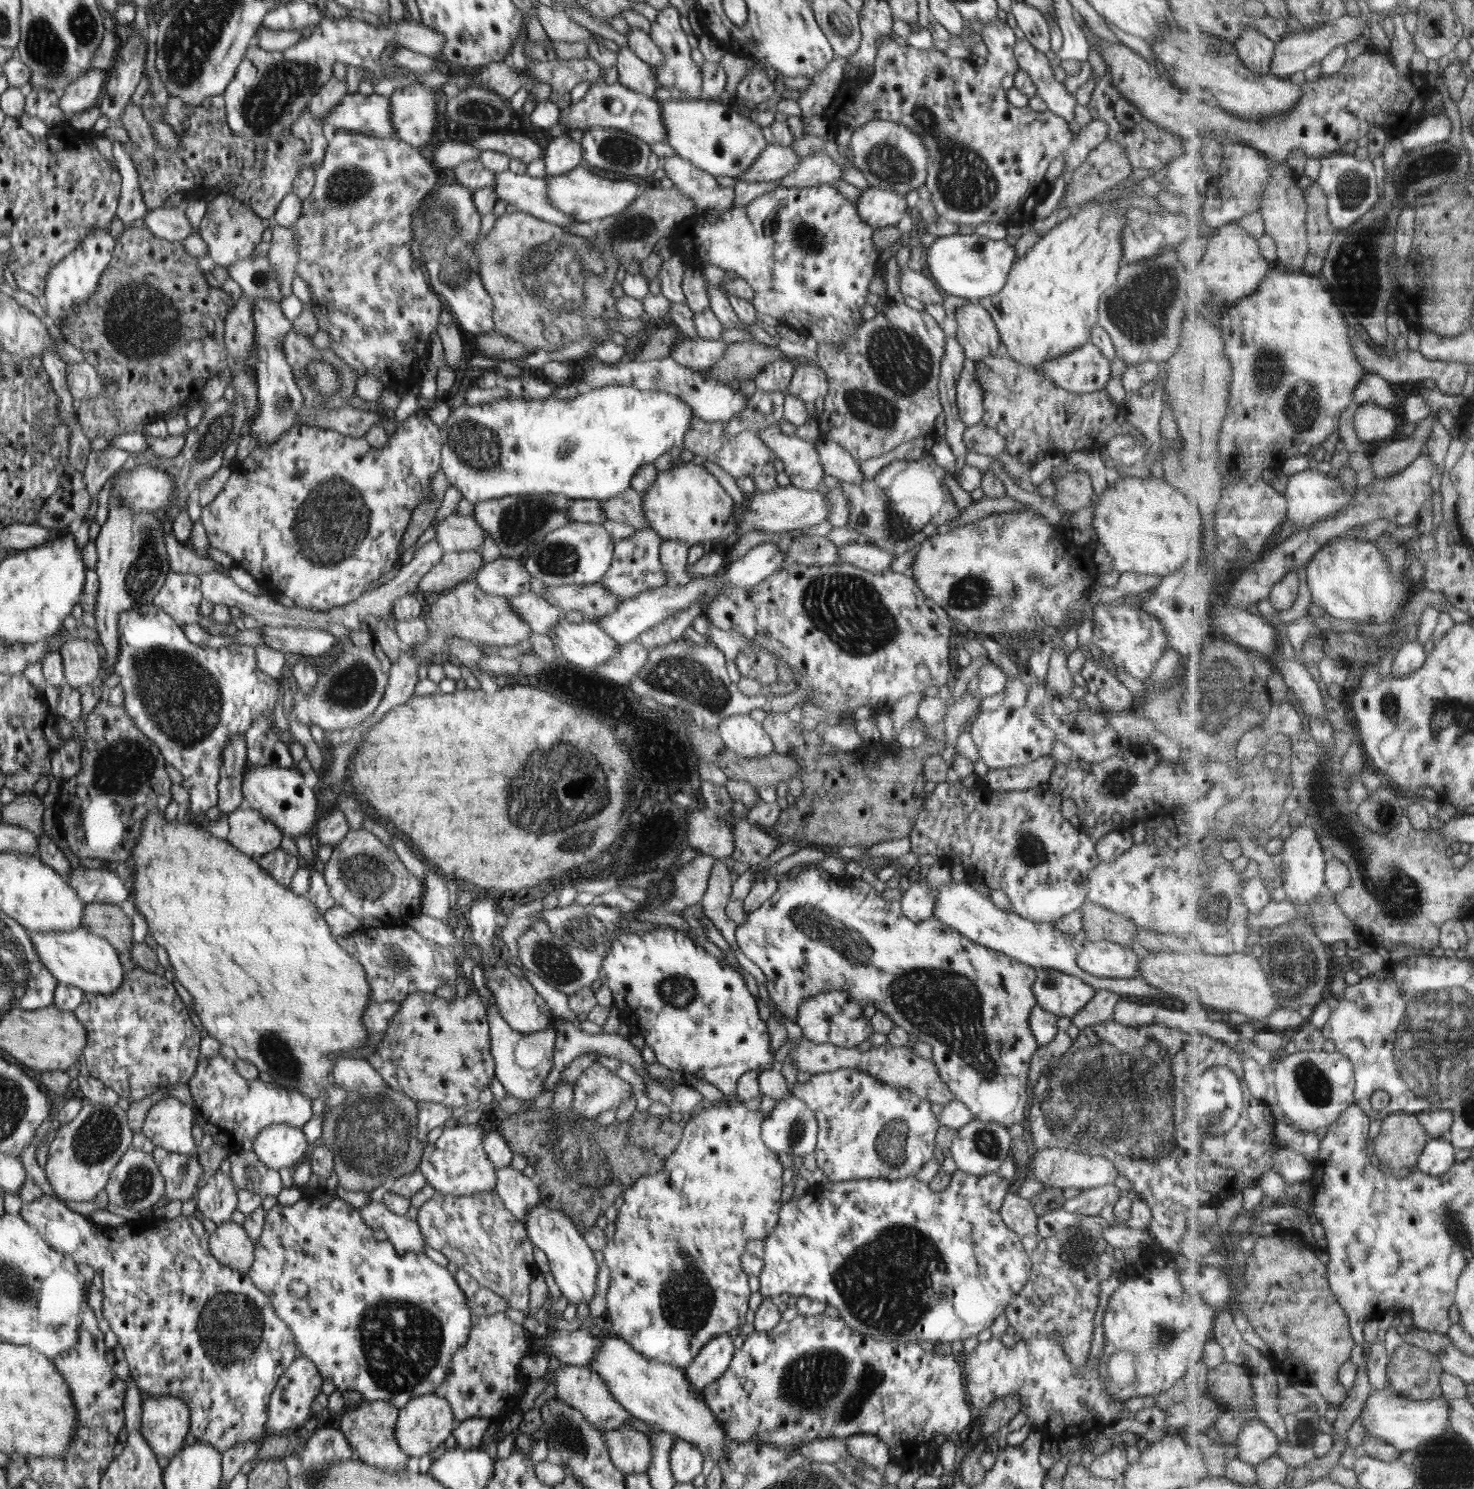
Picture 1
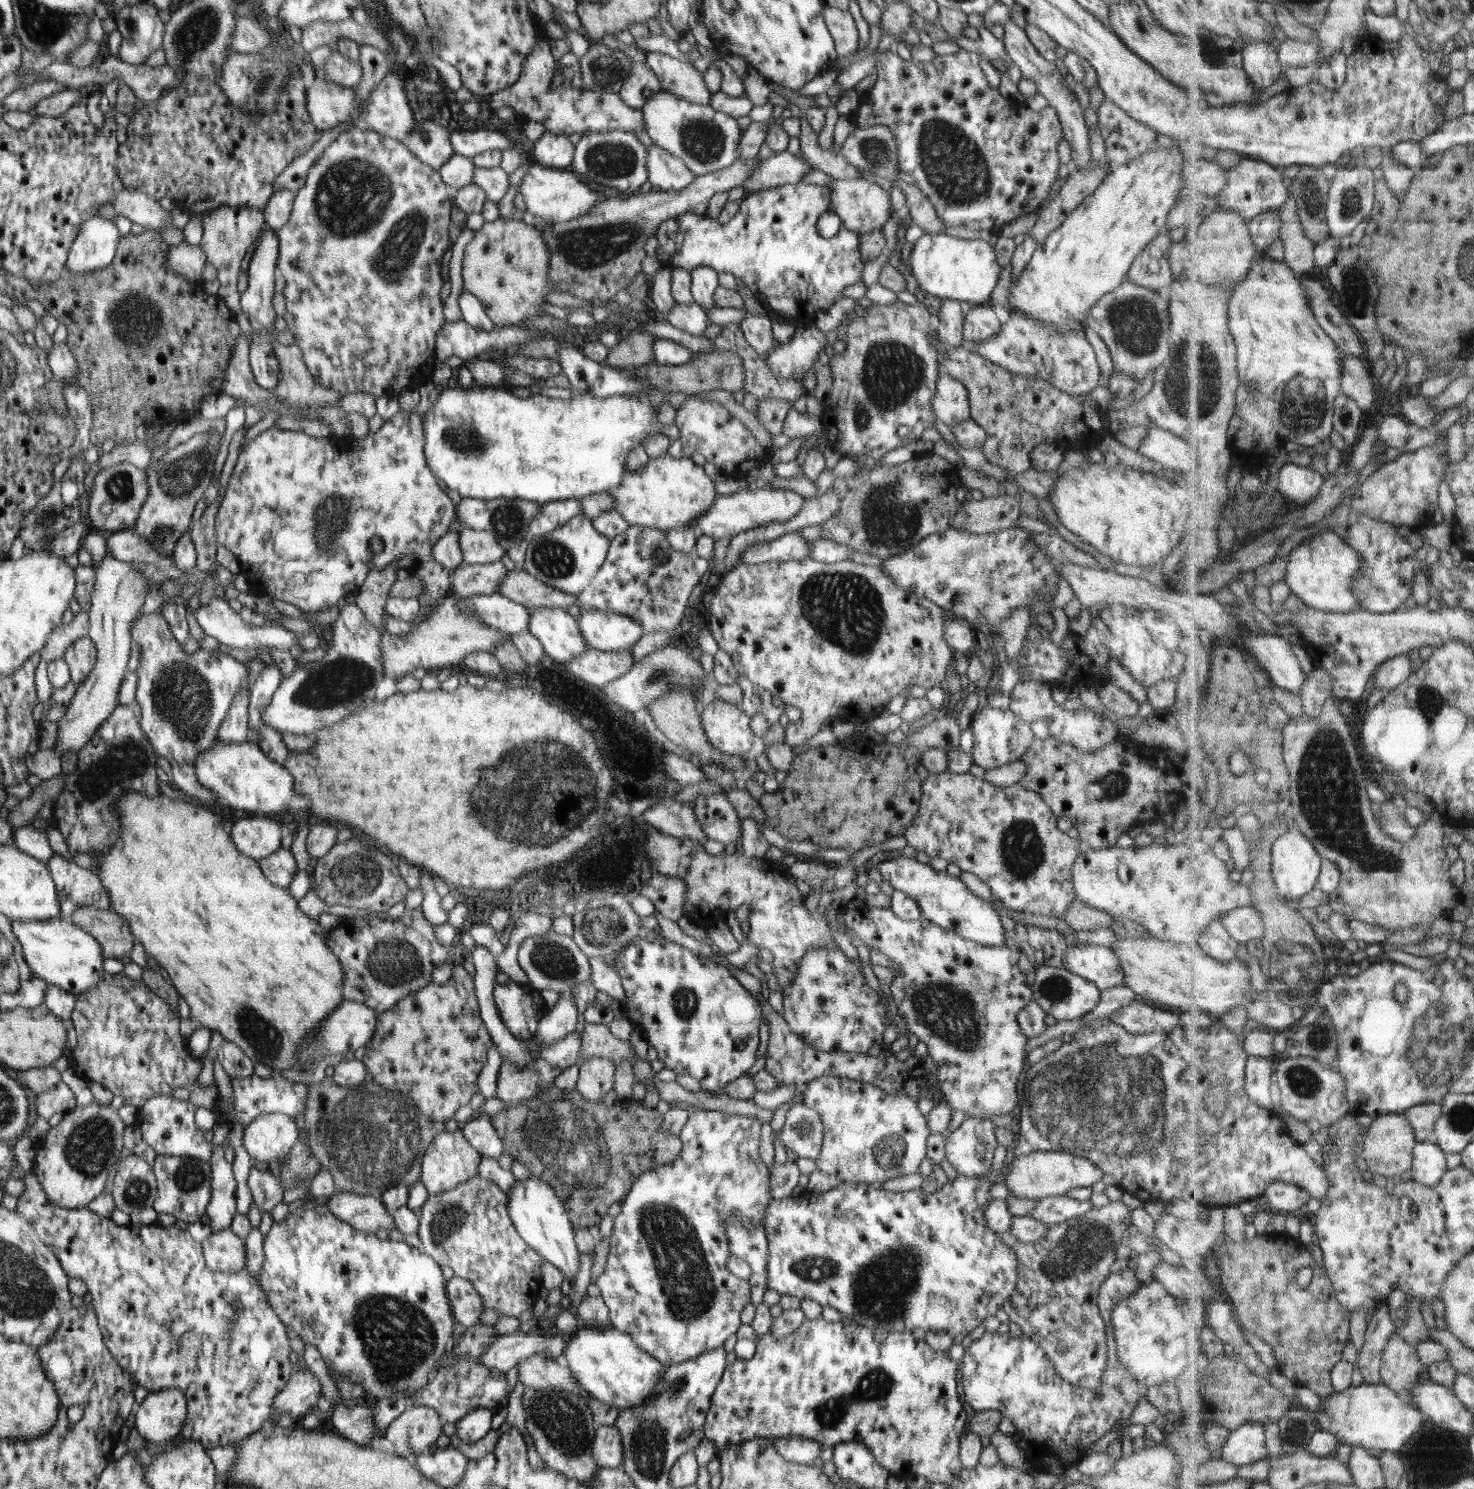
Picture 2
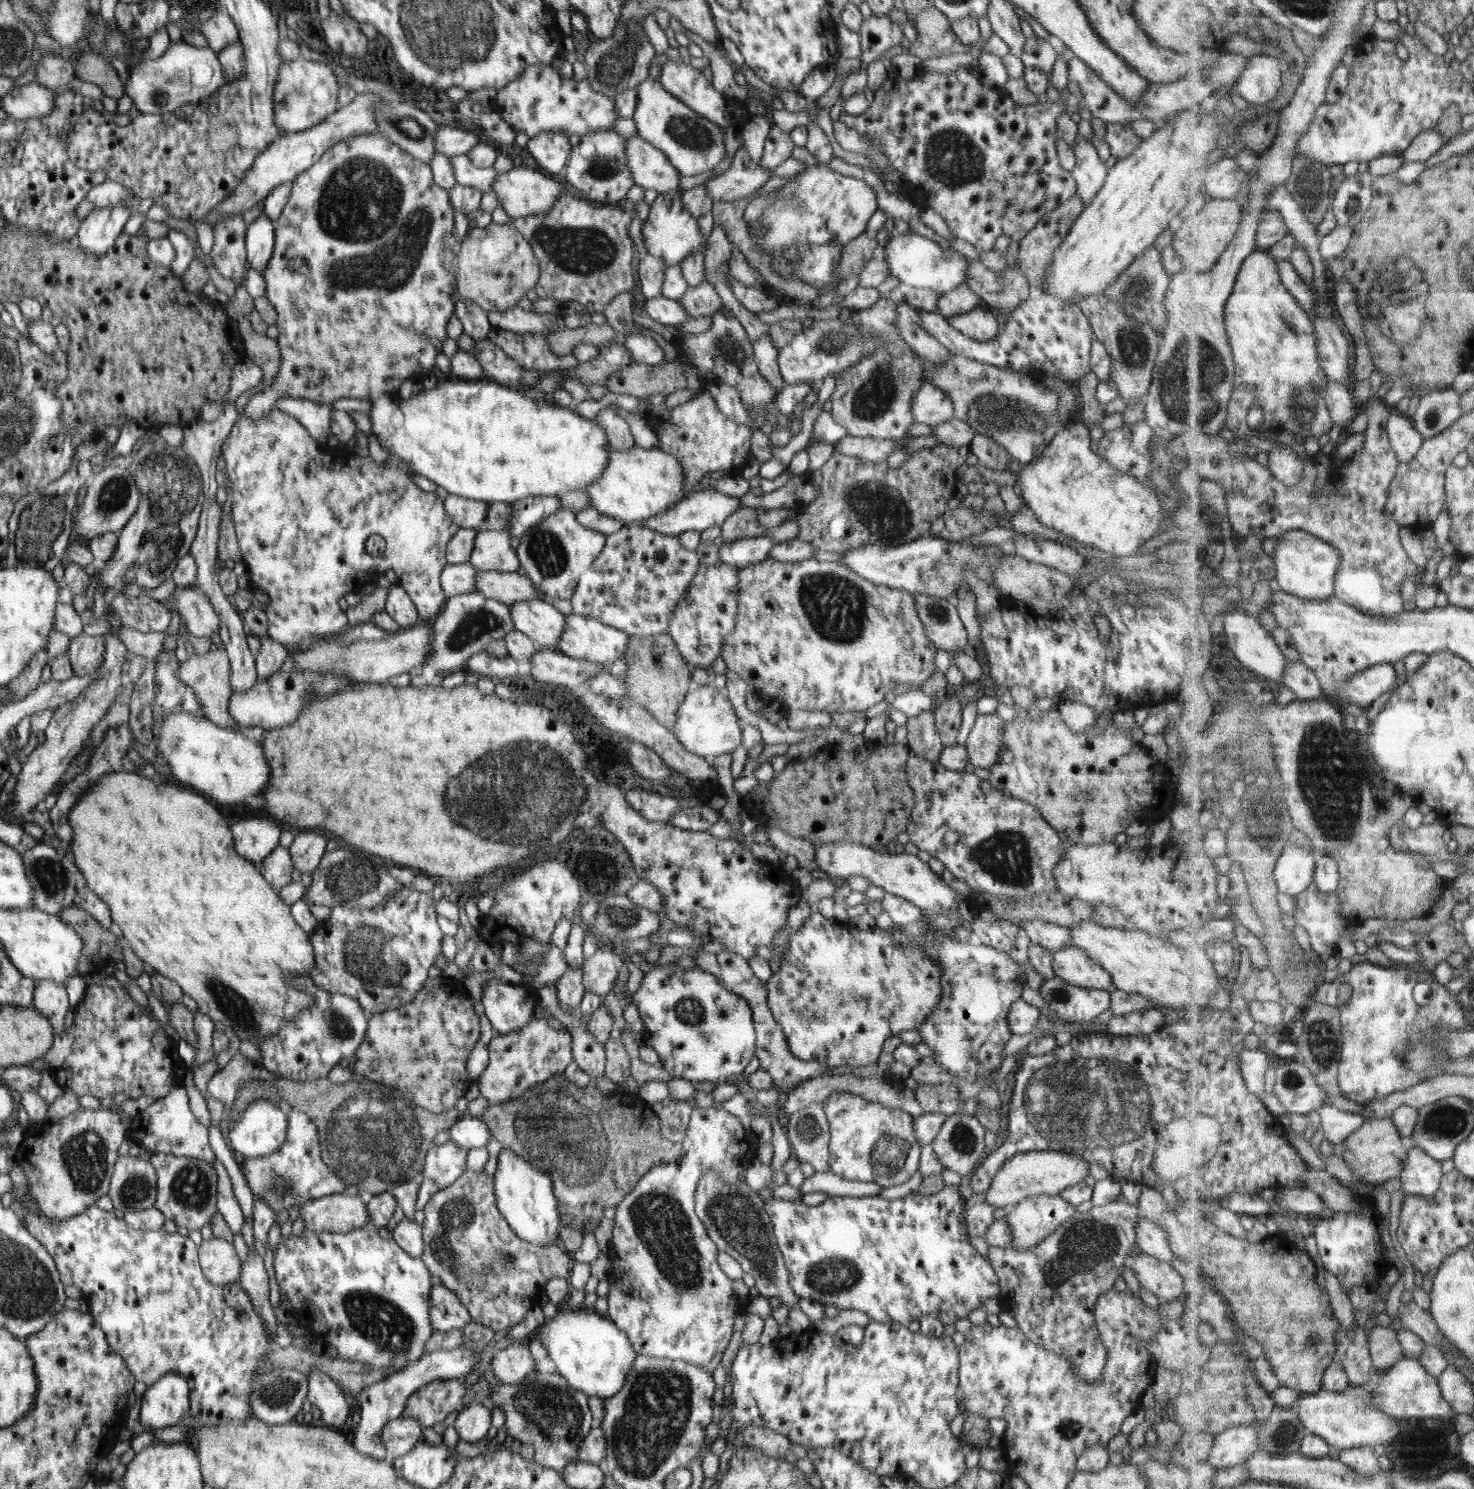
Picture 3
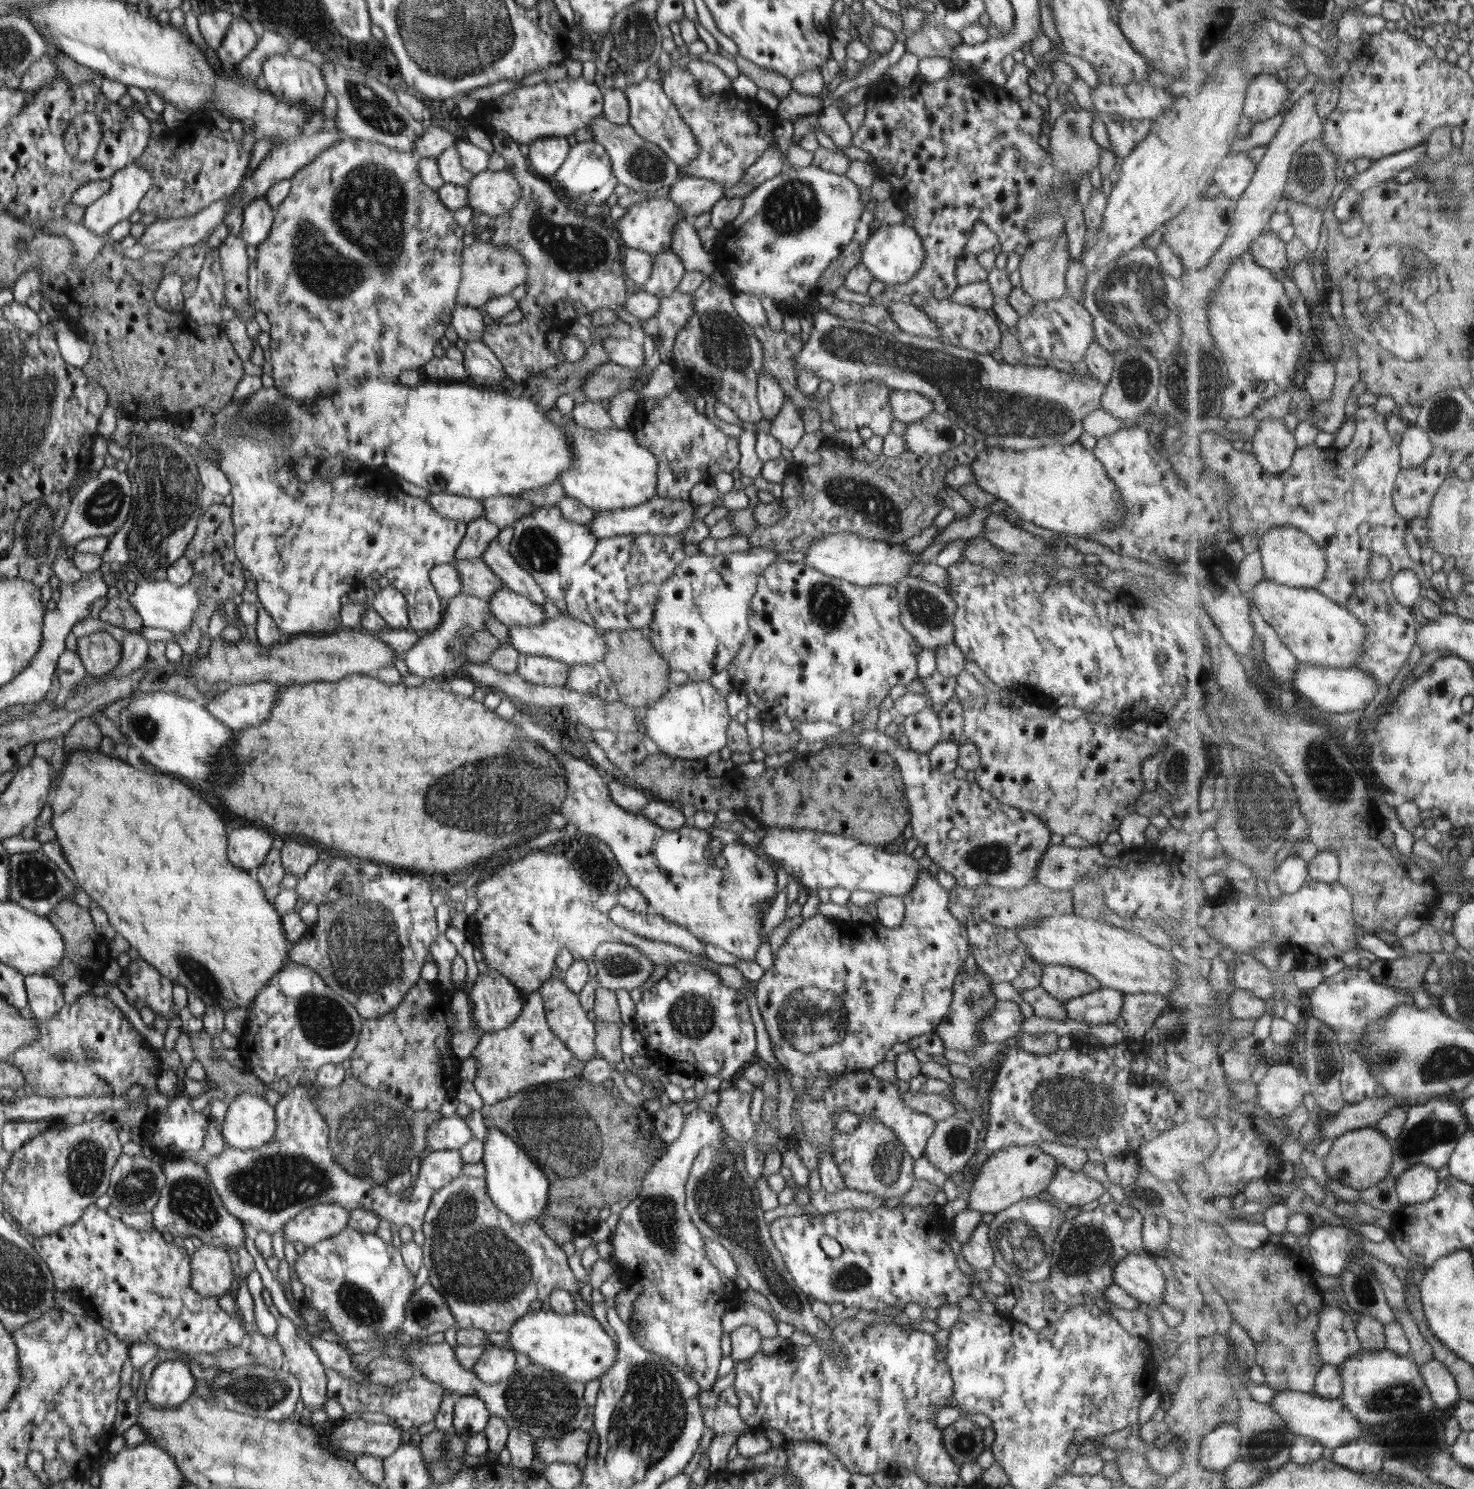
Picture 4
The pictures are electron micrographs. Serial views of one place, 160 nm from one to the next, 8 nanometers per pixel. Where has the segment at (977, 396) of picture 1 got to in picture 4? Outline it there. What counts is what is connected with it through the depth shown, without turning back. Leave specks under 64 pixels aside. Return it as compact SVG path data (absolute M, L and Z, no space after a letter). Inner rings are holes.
M894 390L890 404L894 418L908 424L918 422L935 411L933 402L928 397L914 391Z

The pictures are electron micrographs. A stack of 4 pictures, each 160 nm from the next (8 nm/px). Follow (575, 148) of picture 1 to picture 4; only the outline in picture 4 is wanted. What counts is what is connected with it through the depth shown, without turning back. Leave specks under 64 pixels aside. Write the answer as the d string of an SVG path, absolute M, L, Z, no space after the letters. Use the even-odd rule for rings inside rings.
M538 137L529 144L528 157L540 177L551 178L566 161L570 144L567 137Z

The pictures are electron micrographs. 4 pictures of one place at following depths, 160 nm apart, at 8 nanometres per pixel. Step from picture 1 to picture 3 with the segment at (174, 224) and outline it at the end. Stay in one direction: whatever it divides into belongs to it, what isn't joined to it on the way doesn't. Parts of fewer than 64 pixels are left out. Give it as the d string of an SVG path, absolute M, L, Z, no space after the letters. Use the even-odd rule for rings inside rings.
M109 179L92 187L86 196L86 200L99 208L126 205L132 209L133 215L137 213L136 206L139 202L132 190L128 190L122 184Z

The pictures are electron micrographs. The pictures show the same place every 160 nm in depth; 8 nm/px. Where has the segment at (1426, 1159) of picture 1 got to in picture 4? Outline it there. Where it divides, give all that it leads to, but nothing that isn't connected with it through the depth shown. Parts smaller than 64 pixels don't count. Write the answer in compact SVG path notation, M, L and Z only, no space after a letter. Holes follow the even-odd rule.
M1426 1163L1416 1164L1406 1170L1397 1182L1398 1200L1402 1207L1436 1198L1443 1185L1438 1171Z

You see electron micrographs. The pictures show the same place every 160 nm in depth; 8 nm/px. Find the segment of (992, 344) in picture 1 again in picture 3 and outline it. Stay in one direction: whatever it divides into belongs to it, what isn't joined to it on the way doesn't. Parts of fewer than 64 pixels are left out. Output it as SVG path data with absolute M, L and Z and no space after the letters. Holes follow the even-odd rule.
M978 308L951 316L948 322L954 329L977 341L990 340L1001 329L996 319L996 311L984 311Z

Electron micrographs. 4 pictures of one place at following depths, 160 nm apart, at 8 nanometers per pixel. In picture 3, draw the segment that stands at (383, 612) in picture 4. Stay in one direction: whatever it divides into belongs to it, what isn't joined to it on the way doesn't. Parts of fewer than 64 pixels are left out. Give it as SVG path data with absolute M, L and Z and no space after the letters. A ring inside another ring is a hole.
M399 584L389 586L385 611L403 630L417 626L420 623L419 614L413 600Z

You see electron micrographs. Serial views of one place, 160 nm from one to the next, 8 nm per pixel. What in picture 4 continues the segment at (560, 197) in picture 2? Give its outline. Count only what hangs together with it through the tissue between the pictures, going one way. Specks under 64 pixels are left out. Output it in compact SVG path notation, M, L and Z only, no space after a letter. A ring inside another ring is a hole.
M507 169L500 172L484 170L474 175L466 190L466 206L491 218L506 215L522 199L522 188Z

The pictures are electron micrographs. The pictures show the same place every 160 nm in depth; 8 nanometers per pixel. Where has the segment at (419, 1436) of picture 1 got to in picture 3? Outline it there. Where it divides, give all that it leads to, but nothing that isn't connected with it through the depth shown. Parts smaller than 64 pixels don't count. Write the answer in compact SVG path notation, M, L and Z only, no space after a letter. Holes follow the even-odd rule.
M400 1416L386 1423L381 1439L387 1458L398 1458L410 1452L420 1441L423 1442L422 1423L414 1417Z

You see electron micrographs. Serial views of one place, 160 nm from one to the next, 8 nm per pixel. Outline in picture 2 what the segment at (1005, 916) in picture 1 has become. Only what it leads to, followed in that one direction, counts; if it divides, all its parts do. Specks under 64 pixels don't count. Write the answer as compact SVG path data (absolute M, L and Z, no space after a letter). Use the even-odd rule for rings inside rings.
M903 856L889 861L880 859L875 867L882 874L883 880L918 903L923 919L984 946L1012 947L1012 944L1006 945L1006 932L998 912L986 900L972 893L960 877L949 875L946 871L938 872L929 864Z

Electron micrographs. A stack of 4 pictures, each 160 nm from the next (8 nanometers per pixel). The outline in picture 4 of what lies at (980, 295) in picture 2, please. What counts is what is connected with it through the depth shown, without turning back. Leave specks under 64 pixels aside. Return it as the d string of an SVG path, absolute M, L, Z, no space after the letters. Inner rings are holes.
M904 225L878 227L863 243L861 253L861 263L871 275L888 285L903 284L914 278L924 264L926 256L923 240L914 232L914 228Z

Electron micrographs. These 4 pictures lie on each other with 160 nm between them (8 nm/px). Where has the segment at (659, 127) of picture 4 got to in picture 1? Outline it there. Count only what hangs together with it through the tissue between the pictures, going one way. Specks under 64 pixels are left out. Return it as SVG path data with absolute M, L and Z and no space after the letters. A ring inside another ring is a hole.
M694 100L661 103L662 120L667 140L676 156L689 161L711 176L738 177L754 165L767 146L762 127L754 117L744 117L741 112L726 103Z

